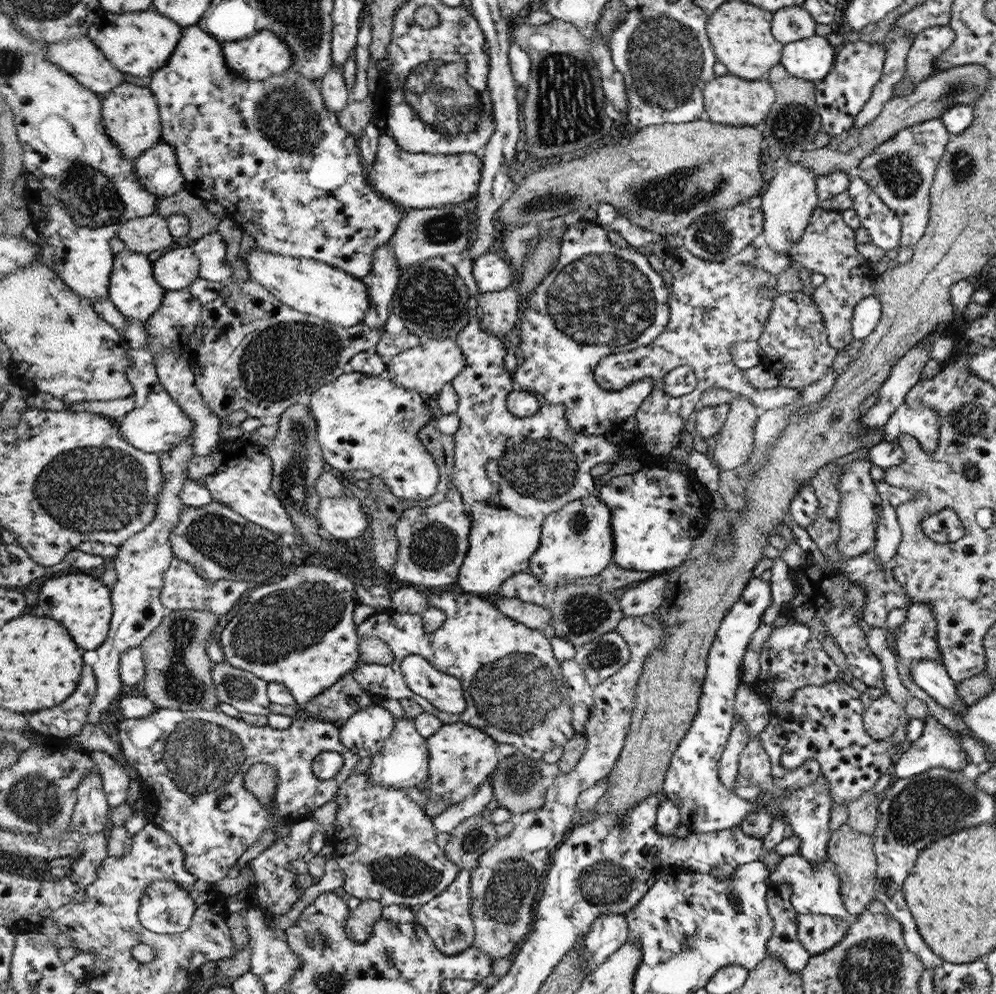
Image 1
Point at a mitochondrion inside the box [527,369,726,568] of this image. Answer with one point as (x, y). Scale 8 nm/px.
(579, 524)

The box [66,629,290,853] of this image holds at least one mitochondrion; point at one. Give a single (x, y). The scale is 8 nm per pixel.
(202, 757)

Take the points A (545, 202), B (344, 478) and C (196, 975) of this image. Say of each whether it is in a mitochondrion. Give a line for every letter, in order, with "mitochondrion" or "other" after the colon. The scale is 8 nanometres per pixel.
A: mitochondrion
B: other
C: other

